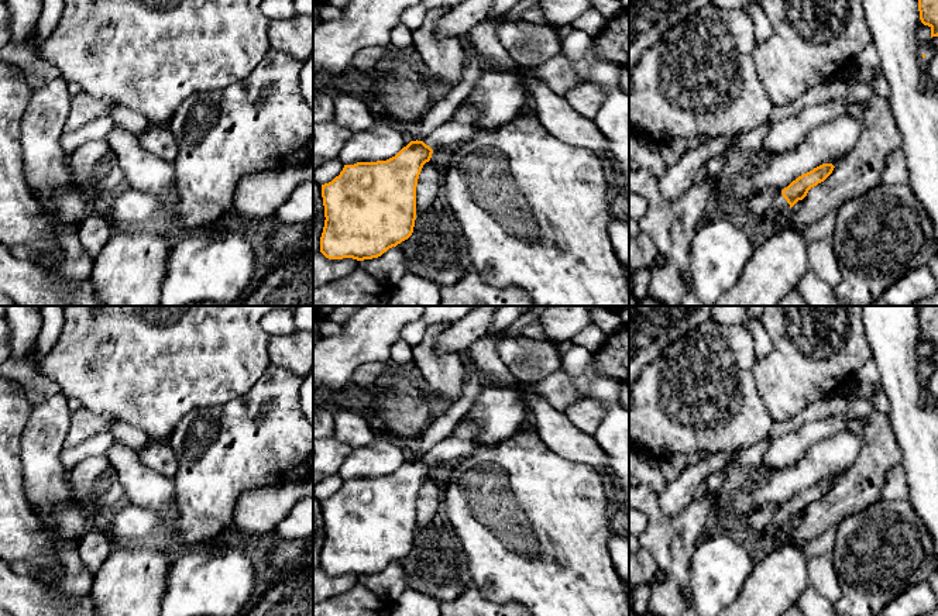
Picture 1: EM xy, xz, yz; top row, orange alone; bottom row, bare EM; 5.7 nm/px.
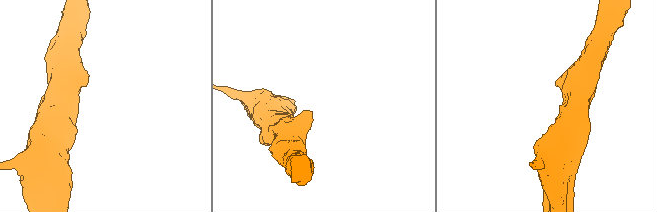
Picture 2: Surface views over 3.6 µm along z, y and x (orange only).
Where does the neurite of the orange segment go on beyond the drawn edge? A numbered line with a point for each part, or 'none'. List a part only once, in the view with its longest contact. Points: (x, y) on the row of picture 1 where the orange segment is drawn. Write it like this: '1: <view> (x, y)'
1: yz (779, 207)

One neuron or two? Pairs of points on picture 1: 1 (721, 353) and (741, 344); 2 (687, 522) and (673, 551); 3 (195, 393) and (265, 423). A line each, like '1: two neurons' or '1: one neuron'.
1: one neuron
2: one neuron
3: two neurons

